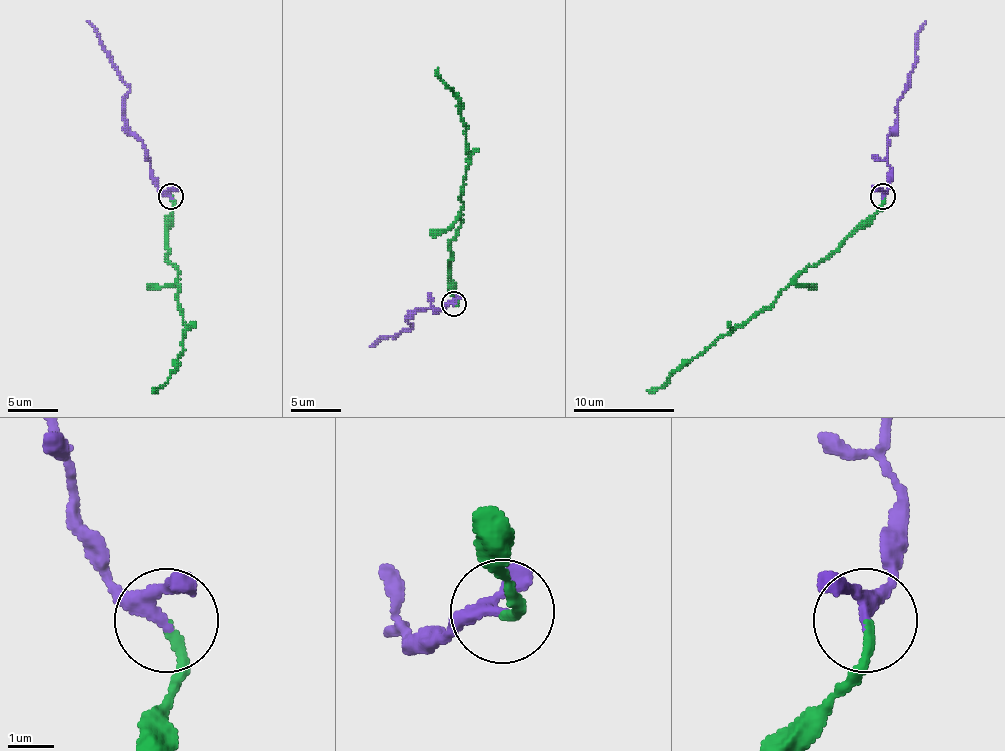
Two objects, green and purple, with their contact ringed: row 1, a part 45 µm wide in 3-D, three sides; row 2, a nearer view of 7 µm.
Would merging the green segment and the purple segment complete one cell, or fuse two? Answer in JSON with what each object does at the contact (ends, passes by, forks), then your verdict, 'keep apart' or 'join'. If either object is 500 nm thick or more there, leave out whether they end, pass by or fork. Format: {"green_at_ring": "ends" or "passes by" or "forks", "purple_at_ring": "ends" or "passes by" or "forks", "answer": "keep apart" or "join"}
{"green_at_ring": "ends", "purple_at_ring": "passes by", "answer": "join"}

